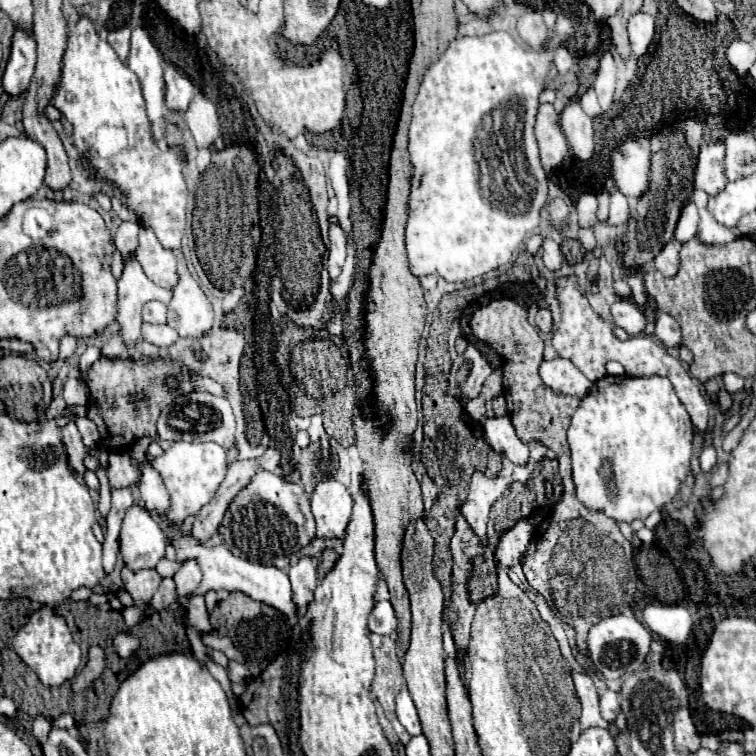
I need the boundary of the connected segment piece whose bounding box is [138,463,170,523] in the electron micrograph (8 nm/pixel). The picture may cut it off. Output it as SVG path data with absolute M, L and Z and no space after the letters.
M150 463L142 465L142 483L140 483L140 497L146 503L146 509L158 513L166 523L170 523L162 513L164 509L168 509L168 493L160 481L160 475L156 473L156 469L150 467Z

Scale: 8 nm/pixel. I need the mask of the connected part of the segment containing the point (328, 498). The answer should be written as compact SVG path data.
M336 481L336 491L314 491L310 503L316 517L316 537L344 539L352 515L348 489Z

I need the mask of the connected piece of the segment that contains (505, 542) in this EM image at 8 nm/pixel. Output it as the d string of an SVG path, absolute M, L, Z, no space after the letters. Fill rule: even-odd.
M518 519L514 523L514 527L502 535L502 539L494 551L494 557L498 559L498 563L502 563L502 565L520 563L524 549L528 549L528 545L530 545L532 529L534 527L528 519Z

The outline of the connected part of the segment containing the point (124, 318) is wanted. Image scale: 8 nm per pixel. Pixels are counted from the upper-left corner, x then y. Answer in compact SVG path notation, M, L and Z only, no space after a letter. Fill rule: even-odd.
M134 255L124 259L124 269L118 279L118 321L128 345L134 345L142 339L140 325L142 325L142 305L146 301L158 300L168 304L172 298L172 291L156 287L142 271L142 265Z

